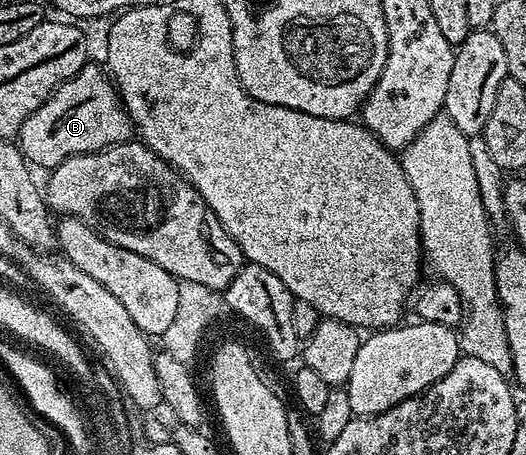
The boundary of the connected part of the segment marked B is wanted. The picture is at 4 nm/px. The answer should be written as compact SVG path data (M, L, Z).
M88 64L80 68L76 76L63 82L47 102L24 120L16 142L31 167L43 166L43 171L49 172L77 154L91 154L107 150L117 142L131 141L132 123L126 115L126 107L109 73L98 66Z

